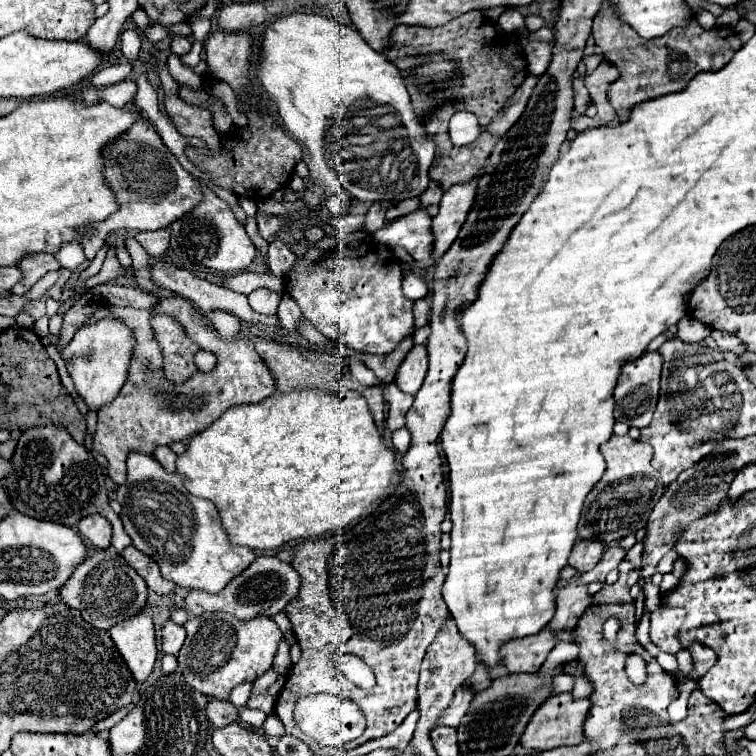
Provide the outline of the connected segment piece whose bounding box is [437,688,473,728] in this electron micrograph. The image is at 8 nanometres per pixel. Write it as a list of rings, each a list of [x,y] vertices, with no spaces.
[[[459,688],[459,690],[455,692],[455,698],[451,700],[451,704],[447,706],[447,710],[443,710],[443,714],[439,716],[437,726],[457,728],[459,722],[461,722],[461,718],[463,718],[465,712],[467,712],[471,700],[473,700],[473,692],[471,692],[471,690],[465,690],[465,688]]]

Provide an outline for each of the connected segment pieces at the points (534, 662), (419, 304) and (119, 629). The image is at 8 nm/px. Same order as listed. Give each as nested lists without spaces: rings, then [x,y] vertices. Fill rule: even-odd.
[[[545,628],[539,636],[527,636],[527,640],[511,640],[503,644],[503,666],[509,672],[537,672],[555,644],[551,628]]]
[[[417,300],[417,302],[415,302],[415,306],[413,306],[413,316],[415,316],[417,328],[429,324],[429,308],[431,308],[431,306],[429,306],[425,300]]]
[[[143,610],[139,616],[133,616],[131,620],[125,620],[111,628],[109,634],[137,684],[143,684],[153,672],[157,660],[157,644],[151,614]]]

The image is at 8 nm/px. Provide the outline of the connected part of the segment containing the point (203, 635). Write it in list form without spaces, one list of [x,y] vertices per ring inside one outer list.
[[[205,612],[201,616],[191,616],[185,622],[185,630],[187,640],[177,656],[179,668],[191,688],[219,700],[229,700],[229,694],[237,684],[253,682],[263,676],[271,668],[277,646],[285,638],[273,618],[257,616],[241,622],[227,612]]]

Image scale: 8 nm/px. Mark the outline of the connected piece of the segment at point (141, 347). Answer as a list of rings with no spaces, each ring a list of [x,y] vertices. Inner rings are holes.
[[[167,296],[161,298],[161,304],[153,310],[135,310],[135,308],[115,308],[109,304],[99,304],[95,316],[87,322],[93,324],[93,320],[101,320],[103,316],[115,316],[121,318],[131,326],[135,332],[137,344],[131,358],[131,370],[129,378],[123,384],[119,396],[99,408],[97,416],[97,430],[93,448],[101,452],[109,460],[109,476],[115,484],[125,484],[127,478],[127,456],[131,452],[141,454],[153,454],[157,446],[167,446],[171,442],[187,442],[193,434],[203,432],[209,428],[223,412],[227,412],[231,406],[237,404],[251,404],[261,402],[263,398],[275,394],[275,378],[271,370],[267,368],[265,360],[255,352],[255,344],[249,336],[241,336],[235,342],[233,340],[221,340],[211,326],[205,324],[203,316],[193,310],[189,300],[183,300],[179,296]],[[165,312],[173,318],[177,318],[183,328],[187,330],[187,336],[199,344],[203,350],[211,350],[217,356],[217,366],[213,372],[197,372],[191,376],[185,384],[171,384],[163,376],[163,360],[159,352],[159,344],[153,338],[149,316]]]

